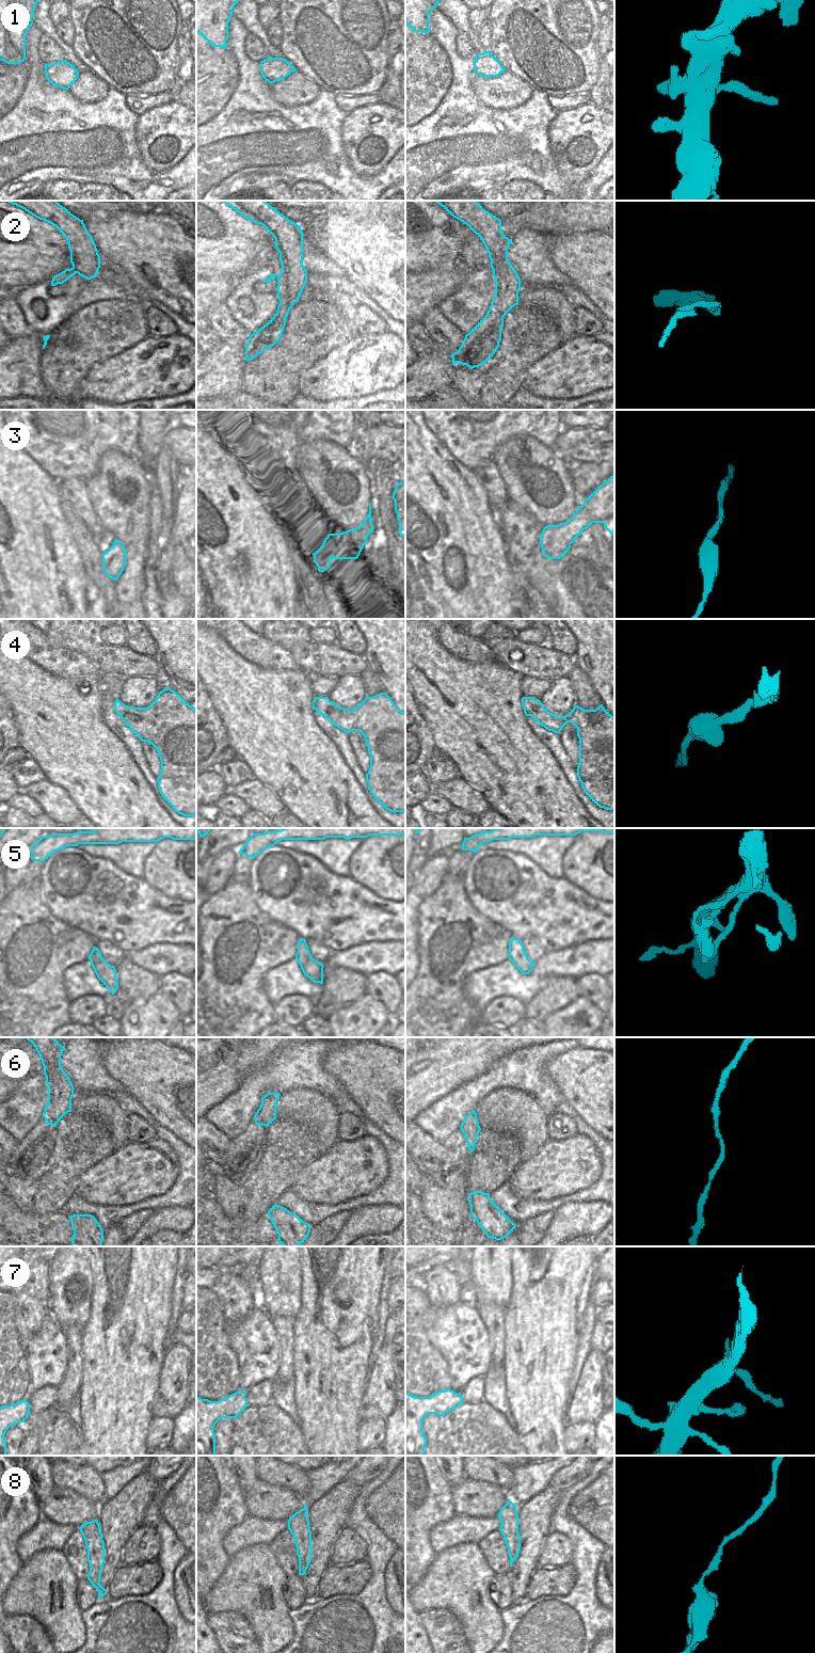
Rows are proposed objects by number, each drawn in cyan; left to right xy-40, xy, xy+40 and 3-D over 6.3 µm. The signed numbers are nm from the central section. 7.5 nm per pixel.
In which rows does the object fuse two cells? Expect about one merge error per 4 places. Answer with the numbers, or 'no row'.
2, 7, 8

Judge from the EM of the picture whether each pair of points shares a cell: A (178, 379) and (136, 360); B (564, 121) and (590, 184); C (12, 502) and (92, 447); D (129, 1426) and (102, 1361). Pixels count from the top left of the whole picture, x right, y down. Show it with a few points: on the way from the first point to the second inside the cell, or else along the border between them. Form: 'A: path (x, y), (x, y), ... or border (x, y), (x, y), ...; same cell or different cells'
A: path (168, 379), (161, 381), (150, 370), (146, 370); same cell
B: border (603, 156), (577, 189); different cells
C: border (32, 458), (59, 480); different cells
D: path (116, 1410), (116, 1377); same cell

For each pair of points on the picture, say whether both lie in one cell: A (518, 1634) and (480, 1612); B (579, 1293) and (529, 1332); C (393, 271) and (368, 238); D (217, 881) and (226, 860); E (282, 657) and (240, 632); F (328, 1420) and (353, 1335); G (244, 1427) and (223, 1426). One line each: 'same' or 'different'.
A: different
B: same
C: same
D: same
E: same
F: same
G: different

